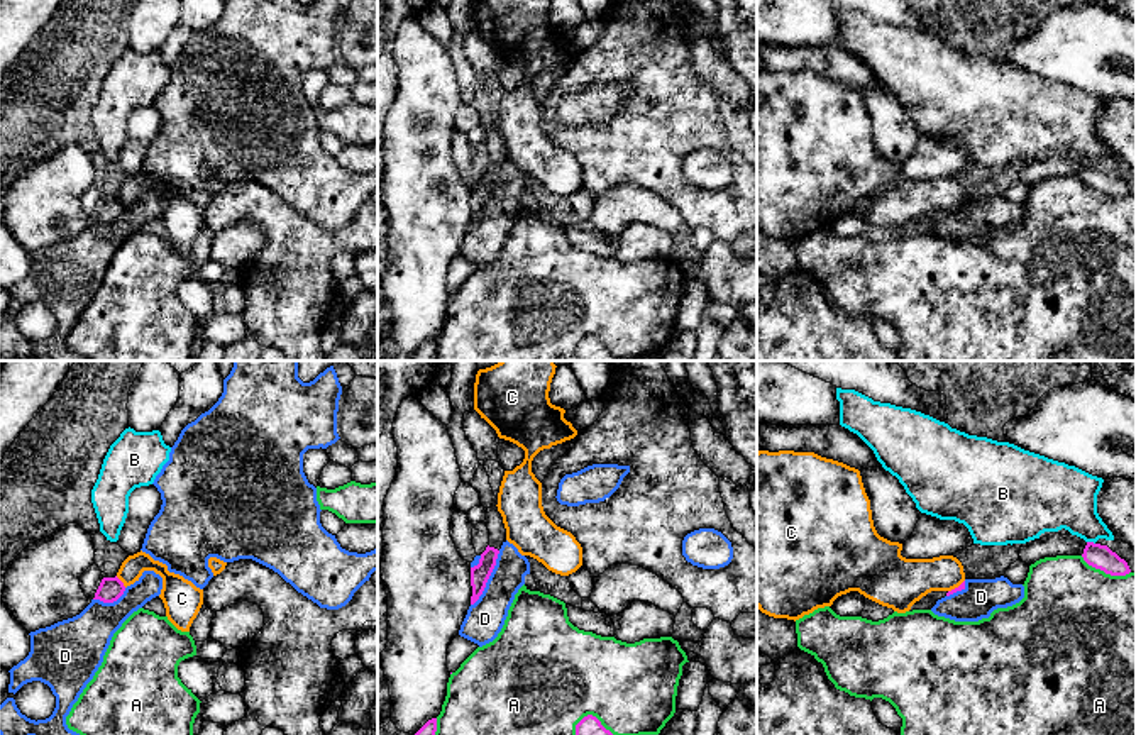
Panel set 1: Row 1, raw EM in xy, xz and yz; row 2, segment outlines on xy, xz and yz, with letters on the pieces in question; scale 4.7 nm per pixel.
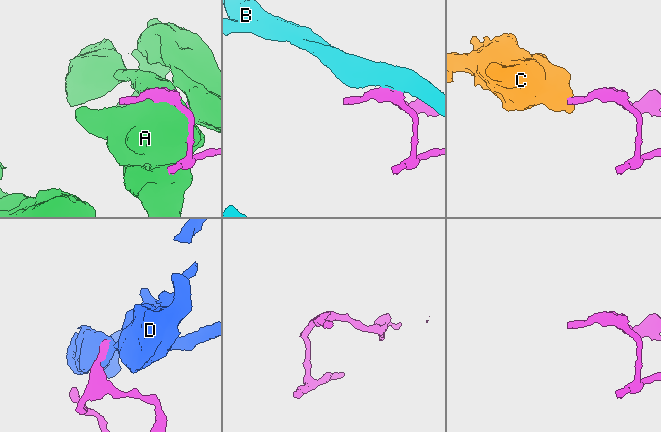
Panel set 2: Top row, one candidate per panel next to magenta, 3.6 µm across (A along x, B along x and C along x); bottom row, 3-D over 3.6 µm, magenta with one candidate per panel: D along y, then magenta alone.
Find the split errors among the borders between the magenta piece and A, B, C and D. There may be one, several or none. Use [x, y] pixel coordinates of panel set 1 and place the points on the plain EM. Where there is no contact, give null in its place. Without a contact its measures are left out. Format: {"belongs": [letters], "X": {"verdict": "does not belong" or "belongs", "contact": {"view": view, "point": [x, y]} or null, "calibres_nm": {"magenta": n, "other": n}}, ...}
{"belongs": [], "A": {"verdict": "does not belong", "contact": {"view": "yz", "point": [1106, 193]}, "calibres_nm": {"magenta": 120, "other": 500}}, "B": {"verdict": "does not belong", "contact": {"view": "yz", "point": [1091, 163]}, "calibres_nm": {"magenta": 120, "other": 300}}, "C": {"verdict": "does not belong", "contact": {"view": "xy", "point": [121, 202]}, "calibres_nm": {"magenta": 110, "other": 110}}, "D": {"verdict": "does not belong", "contact": {"view": "xz", "point": [488, 198]}, "calibres_nm": {"magenta": 90, "other": 180}}}

